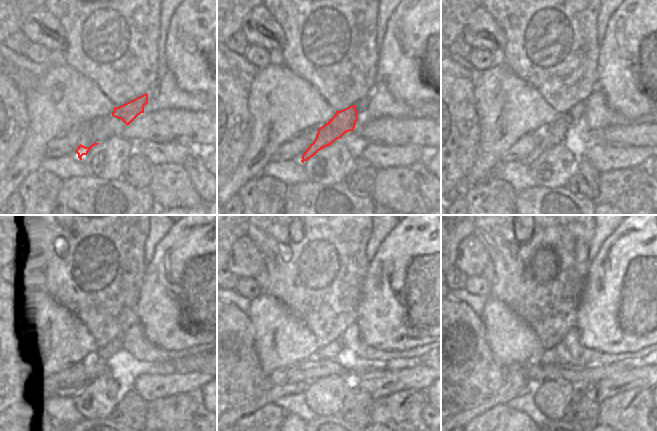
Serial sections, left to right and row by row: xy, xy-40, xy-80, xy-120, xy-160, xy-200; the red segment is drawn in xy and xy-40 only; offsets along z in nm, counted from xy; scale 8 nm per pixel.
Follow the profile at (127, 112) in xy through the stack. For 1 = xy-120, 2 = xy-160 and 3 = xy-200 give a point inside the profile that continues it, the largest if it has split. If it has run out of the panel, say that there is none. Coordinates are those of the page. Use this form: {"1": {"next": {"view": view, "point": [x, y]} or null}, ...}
{"1": {"next": {"view": "xy-120", "point": [43, 397]}}, "2": {"next": {"view": "xy-160", "point": [268, 396]}}, "3": {"next": {"view": "xy-200", "point": [504, 395]}}}

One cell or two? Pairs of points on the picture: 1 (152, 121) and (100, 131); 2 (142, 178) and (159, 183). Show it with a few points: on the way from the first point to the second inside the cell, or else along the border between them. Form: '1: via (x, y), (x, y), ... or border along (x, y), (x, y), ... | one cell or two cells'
1: via (139, 129), (113, 130) | one cell
2: border along (154, 167), (147, 188) | two cells

